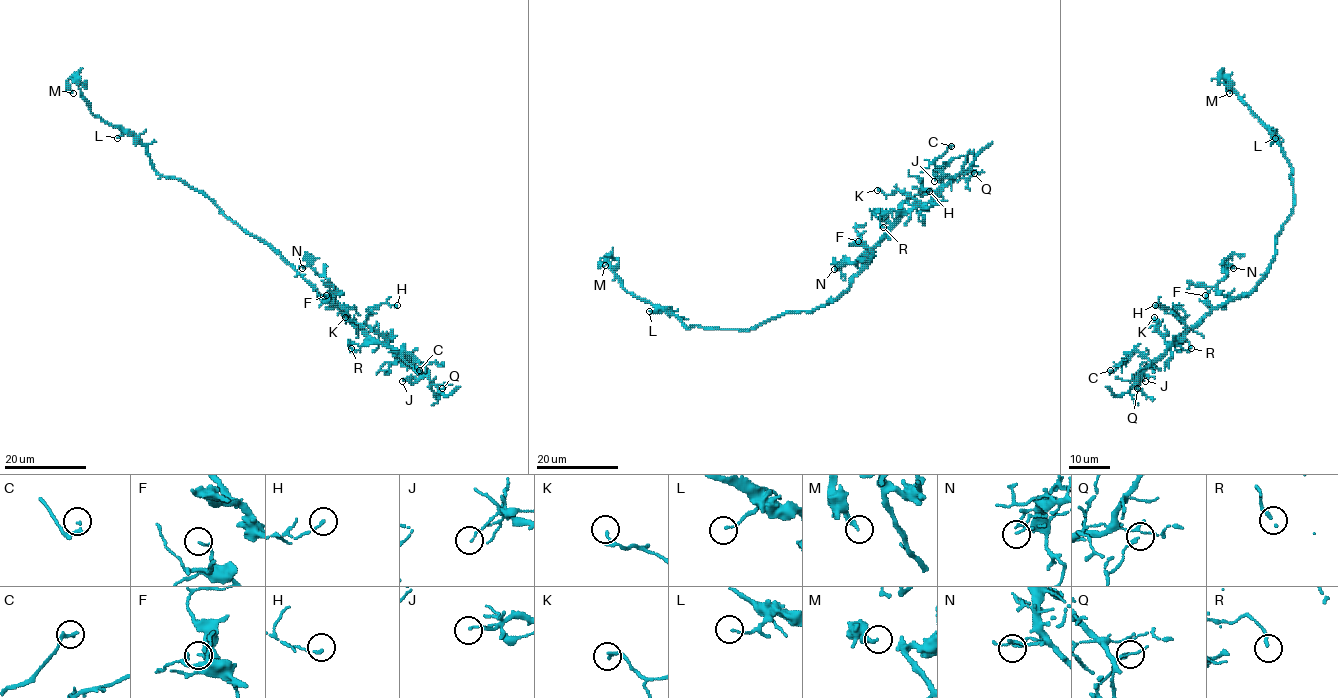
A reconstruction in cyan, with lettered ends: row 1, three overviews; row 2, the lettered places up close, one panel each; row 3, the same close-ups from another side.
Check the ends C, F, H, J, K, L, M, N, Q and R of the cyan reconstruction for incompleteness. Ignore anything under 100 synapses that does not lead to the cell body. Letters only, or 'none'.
none

